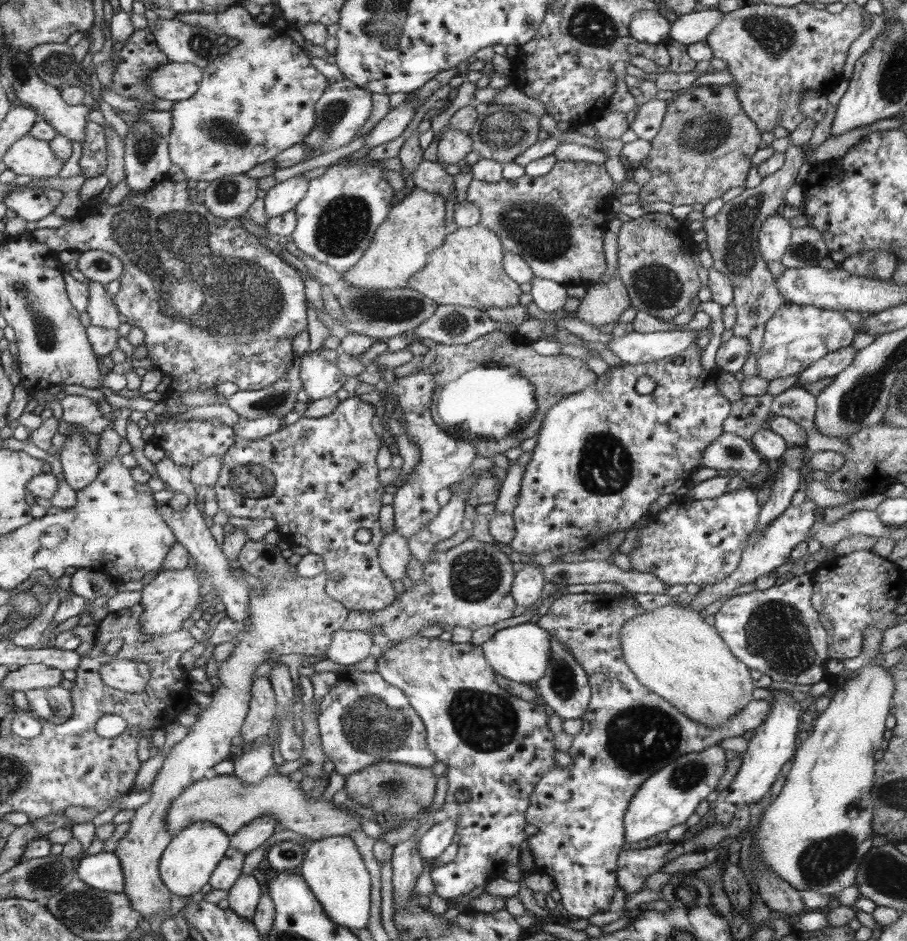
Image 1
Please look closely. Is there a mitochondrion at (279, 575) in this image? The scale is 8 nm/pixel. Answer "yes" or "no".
no

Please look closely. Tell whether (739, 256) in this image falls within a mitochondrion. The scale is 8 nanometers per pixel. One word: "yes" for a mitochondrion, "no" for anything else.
yes

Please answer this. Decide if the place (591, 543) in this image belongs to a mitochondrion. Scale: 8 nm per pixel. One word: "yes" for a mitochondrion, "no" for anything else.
no

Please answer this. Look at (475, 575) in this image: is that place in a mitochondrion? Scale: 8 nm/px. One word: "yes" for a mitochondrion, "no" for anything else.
yes

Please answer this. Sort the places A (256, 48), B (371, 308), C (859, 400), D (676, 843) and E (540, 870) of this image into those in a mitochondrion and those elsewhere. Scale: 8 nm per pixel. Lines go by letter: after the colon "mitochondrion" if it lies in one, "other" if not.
A: other
B: mitochondrion
C: mitochondrion
D: other
E: other

